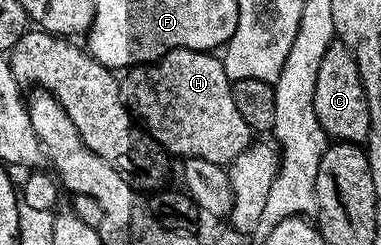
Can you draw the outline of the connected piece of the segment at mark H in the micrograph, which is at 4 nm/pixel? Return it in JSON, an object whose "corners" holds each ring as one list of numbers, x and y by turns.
{"corners":[[170,50,164,58,160,58,158,62,144,64,128,69,121,78,121,93,123,101,127,103,128,110,132,115,145,127,151,137,156,138,161,143,163,149,167,151,168,155,176,156,180,159,184,158,200,158,201,160,213,160,213,164,221,167,226,167,237,156,241,156,251,145,253,141,253,132,249,128,249,124,245,124,245,119,241,116,241,112,237,112,237,104,233,104,232,80,225,72,222,61,214,53,206,50]]}

